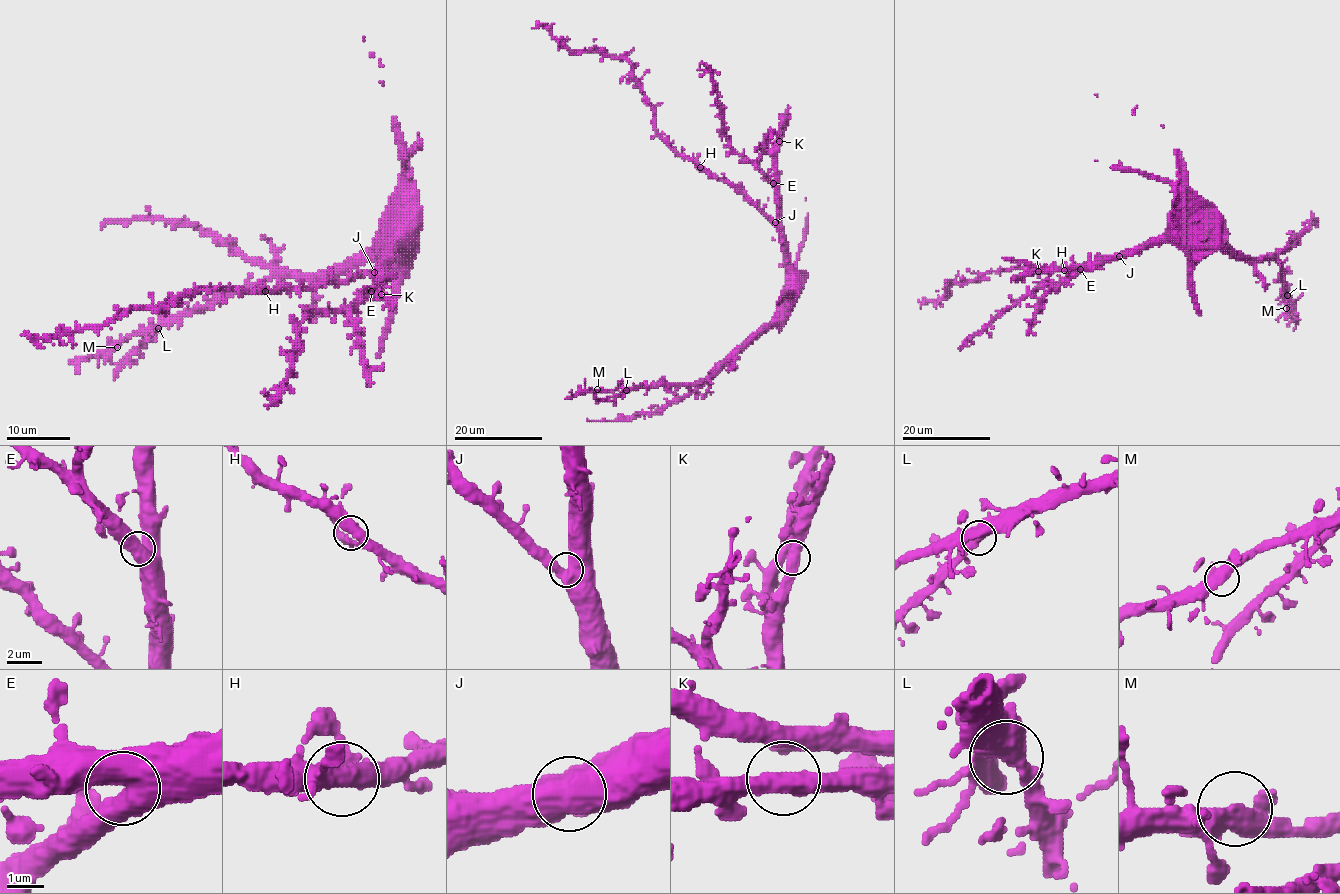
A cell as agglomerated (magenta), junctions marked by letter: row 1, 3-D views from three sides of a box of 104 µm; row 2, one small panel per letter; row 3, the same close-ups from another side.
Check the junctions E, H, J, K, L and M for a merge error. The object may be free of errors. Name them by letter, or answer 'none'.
none

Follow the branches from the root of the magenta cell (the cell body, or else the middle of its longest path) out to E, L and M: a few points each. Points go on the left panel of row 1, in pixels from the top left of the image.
E: (397, 192), (393, 252), (382, 264), (382, 276), (371, 291)
L: (397, 192), (376, 243), (363, 254), (325, 272), (273, 276), (235, 289), (206, 305), (174, 315), (158, 328)
M: (397, 192), (376, 243), (363, 254), (325, 272), (273, 276), (235, 289), (158, 326), (133, 332), (117, 347)

